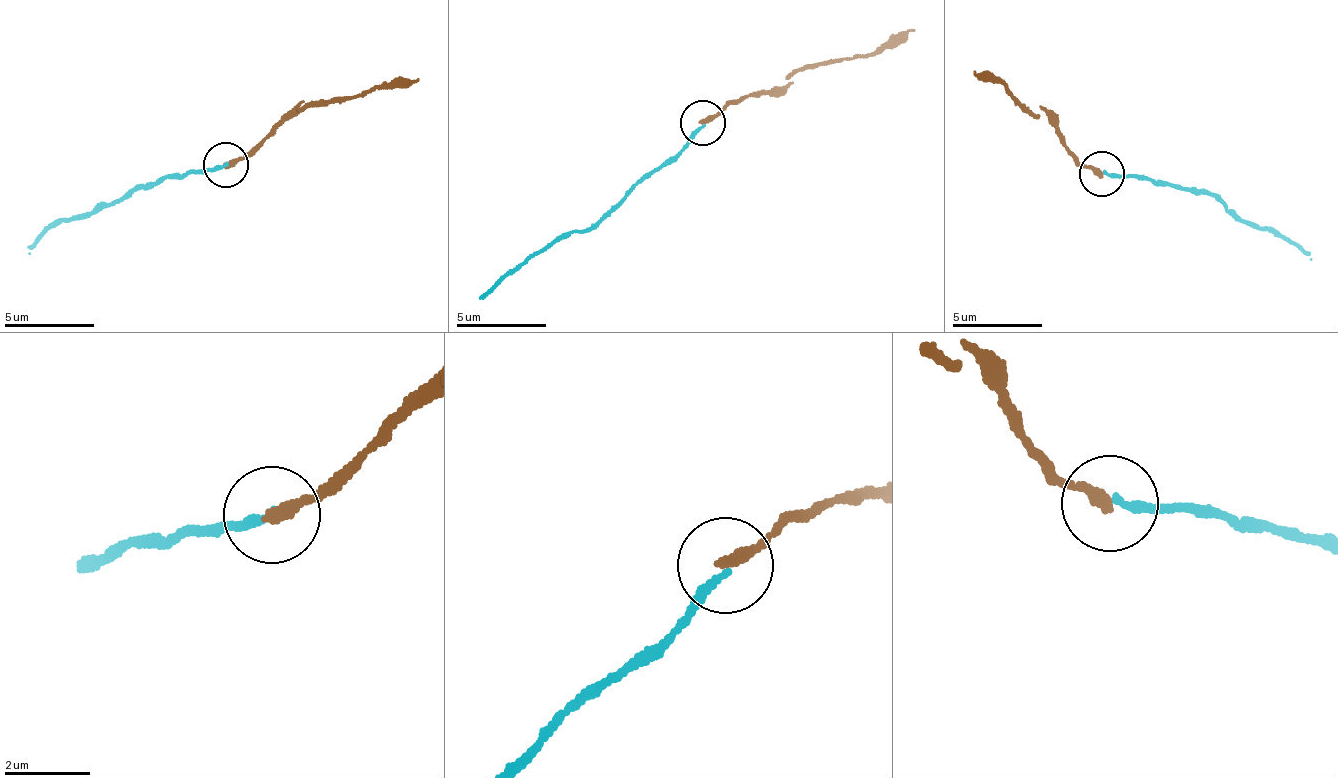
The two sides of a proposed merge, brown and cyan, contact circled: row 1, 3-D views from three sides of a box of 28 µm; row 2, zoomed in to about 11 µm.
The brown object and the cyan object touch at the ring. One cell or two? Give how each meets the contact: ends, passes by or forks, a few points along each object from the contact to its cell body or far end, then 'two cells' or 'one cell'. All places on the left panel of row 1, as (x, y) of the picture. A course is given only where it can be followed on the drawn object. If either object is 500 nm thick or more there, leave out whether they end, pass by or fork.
brown ends; cyan ends; course brown (227, 164), (243, 160), (297, 110), (387, 90), (420, 79); course cyan (227, 164), (127, 188), (85, 213), (53, 222), (30, 252); one cell

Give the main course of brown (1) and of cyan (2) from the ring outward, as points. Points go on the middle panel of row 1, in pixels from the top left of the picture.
1: (704, 124), (722, 110), (785, 84), (798, 71), (879, 53), (915, 31)
2: (704, 124), (593, 224), (546, 242), (481, 299)

